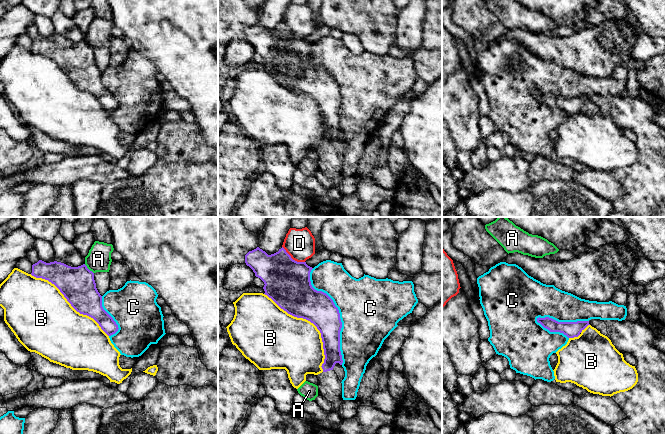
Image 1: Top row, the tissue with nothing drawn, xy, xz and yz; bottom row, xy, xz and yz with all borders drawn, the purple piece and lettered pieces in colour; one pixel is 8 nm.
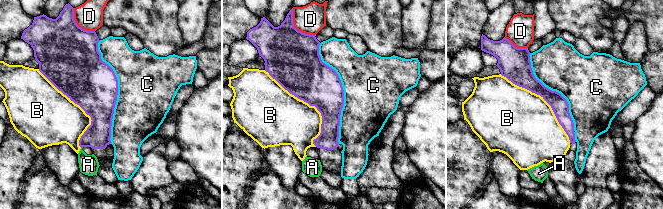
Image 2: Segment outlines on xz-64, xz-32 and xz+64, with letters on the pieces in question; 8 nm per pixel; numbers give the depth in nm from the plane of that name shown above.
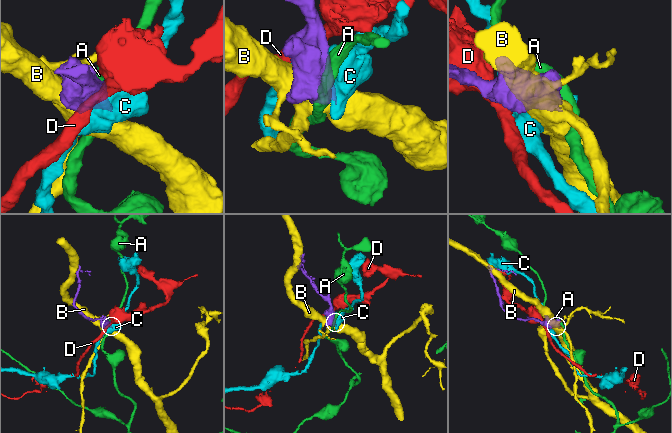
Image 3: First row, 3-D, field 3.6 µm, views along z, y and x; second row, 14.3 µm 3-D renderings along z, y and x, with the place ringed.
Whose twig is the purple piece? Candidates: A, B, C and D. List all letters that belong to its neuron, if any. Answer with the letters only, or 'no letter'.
no letter

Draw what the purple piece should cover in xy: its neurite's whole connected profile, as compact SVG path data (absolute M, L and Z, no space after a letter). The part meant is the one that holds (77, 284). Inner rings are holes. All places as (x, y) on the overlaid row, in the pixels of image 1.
M39 260L32 265L31 275L36 278L48 280L54 284L77 312L93 318L108 336L118 331L118 325L102 307L102 296L96 288L94 273L85 264L78 267L71 267L57 261L46 263Z

